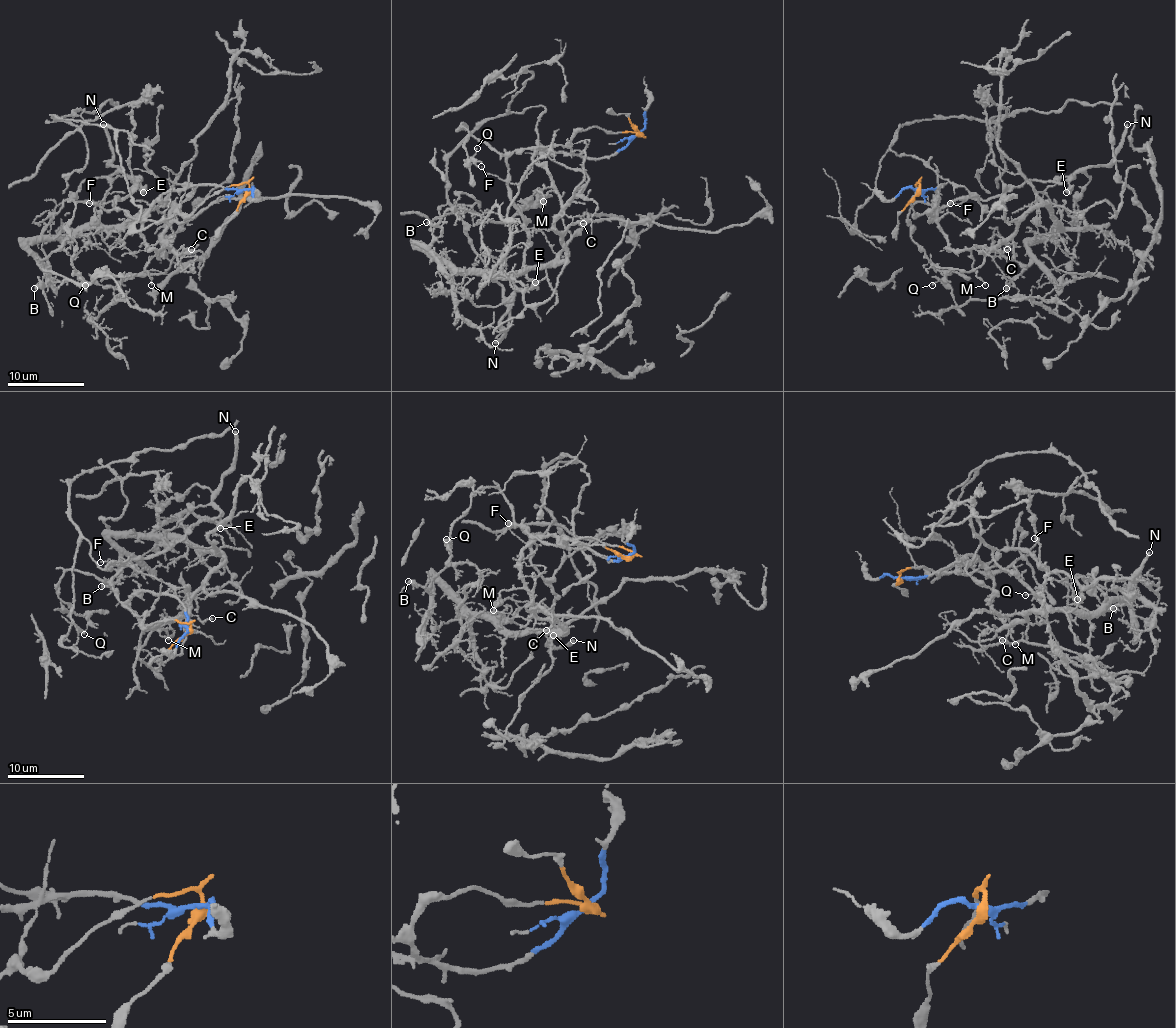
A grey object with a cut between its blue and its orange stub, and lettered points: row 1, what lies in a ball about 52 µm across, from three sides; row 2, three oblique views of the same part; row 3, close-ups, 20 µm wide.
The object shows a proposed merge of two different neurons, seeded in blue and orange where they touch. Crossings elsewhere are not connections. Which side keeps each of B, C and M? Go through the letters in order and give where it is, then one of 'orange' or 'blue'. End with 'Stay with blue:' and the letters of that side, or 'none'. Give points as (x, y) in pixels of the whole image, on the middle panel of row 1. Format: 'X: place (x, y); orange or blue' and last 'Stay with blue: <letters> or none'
B: place (426, 222); blue
C: place (583, 223); blue
M: place (543, 201); blue
Stay with blue: B, C, M

